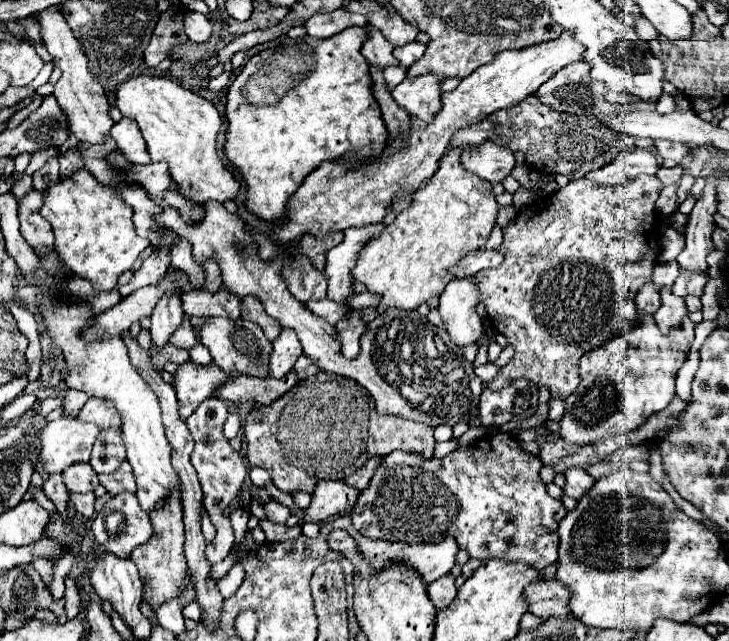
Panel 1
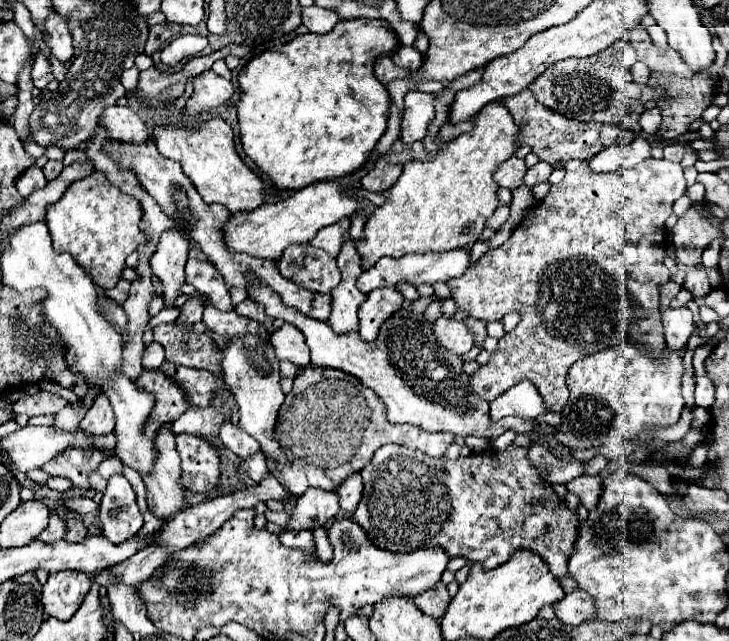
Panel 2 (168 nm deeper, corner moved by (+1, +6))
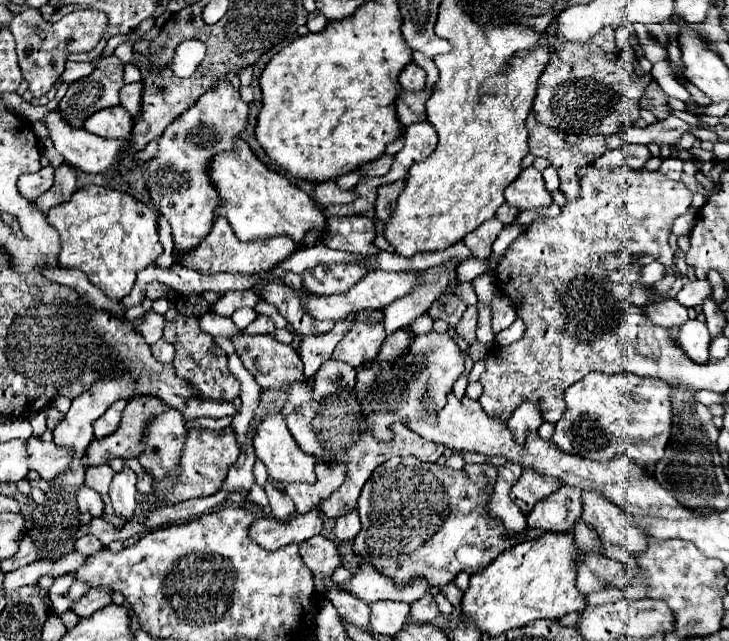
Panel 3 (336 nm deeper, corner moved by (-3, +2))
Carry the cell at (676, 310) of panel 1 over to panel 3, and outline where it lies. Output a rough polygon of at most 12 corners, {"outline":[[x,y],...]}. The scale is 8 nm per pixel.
{"outline":[[688,320],[676,340],[696,364],[710,360],[704,322]]}

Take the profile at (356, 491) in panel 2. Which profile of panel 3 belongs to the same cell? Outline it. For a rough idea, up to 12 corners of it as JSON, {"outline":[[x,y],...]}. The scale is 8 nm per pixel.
{"outline":[[358,510],[336,520],[338,540],[354,540],[360,532]]}

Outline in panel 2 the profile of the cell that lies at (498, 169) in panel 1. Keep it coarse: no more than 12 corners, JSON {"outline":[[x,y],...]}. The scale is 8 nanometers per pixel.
{"outline":[[512,156],[498,168],[496,182],[508,190],[524,184],[524,160]]}

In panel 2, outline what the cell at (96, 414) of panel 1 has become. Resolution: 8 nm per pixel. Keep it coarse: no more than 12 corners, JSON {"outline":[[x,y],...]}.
{"outline":[[102,394],[80,428],[90,434],[114,432],[116,416]]}

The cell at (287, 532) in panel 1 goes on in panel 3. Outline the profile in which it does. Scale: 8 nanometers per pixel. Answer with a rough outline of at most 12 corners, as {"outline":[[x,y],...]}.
{"outline":[[318,534],[304,540],[300,556],[314,574],[320,598],[324,580],[342,564],[336,544]]}

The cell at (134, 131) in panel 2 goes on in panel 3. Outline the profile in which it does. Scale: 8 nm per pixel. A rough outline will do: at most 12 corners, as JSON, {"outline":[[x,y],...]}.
{"outline":[[122,106],[100,110],[84,130],[100,138],[132,138],[134,118]]}

